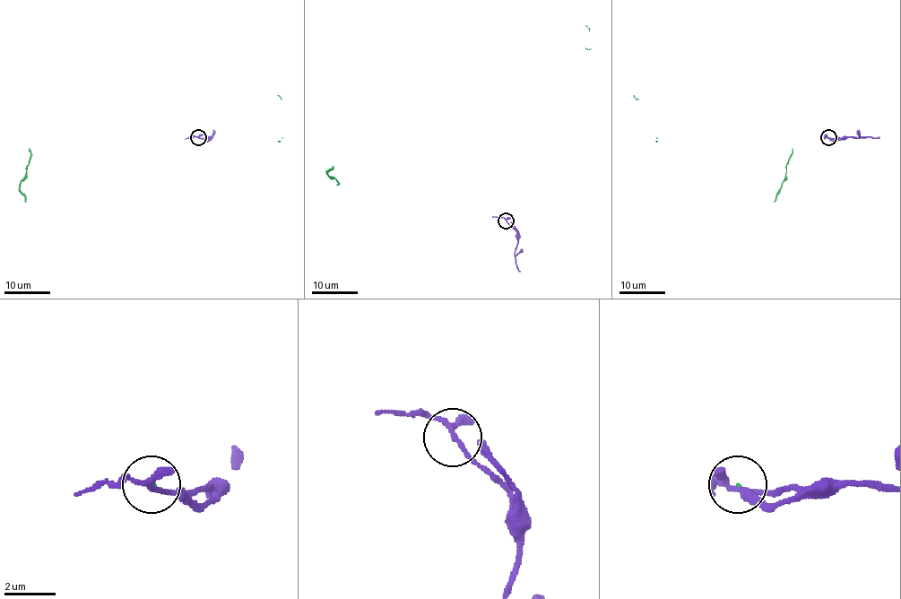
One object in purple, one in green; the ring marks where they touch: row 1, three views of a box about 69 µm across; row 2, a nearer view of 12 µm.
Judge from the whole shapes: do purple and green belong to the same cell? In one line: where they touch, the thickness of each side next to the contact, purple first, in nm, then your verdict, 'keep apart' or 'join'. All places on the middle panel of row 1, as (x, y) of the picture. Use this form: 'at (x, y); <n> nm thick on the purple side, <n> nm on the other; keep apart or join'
at (506, 221); 170 nm thick on the purple side, 50 nm on the other; keep apart

